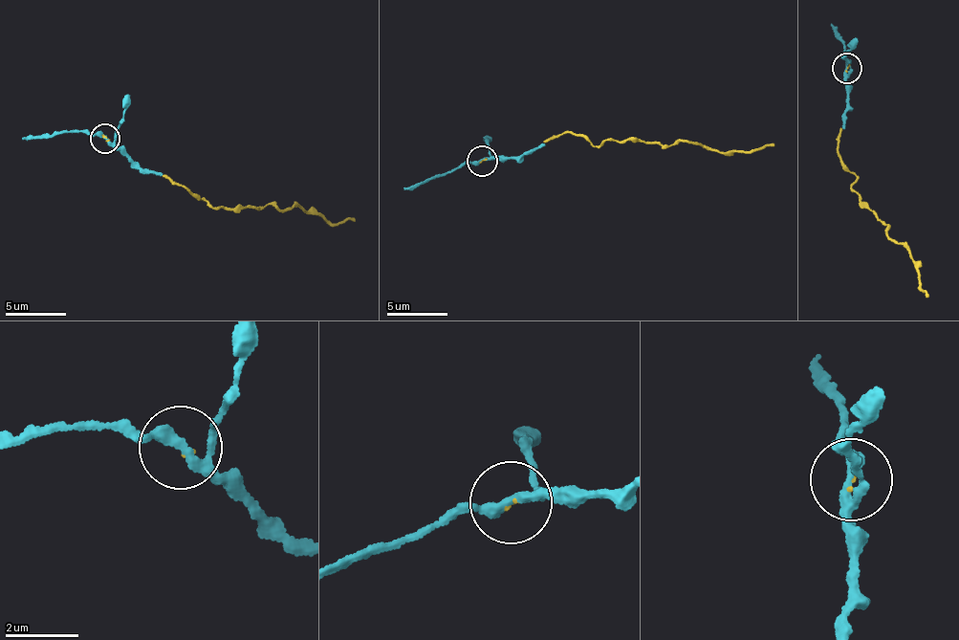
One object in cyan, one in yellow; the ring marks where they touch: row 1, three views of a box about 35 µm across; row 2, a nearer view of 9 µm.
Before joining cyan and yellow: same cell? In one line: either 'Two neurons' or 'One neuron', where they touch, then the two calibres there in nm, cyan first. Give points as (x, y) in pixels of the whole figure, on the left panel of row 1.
One neuron. Place: (105, 138). Thickness 240 nm (cyan) against 80 nm

